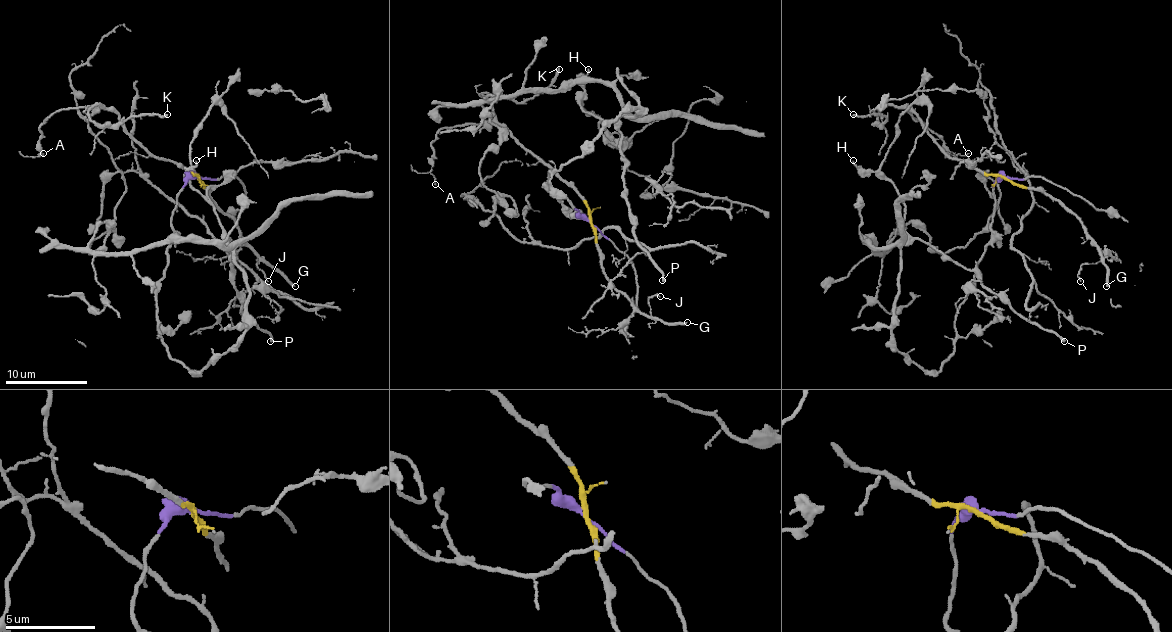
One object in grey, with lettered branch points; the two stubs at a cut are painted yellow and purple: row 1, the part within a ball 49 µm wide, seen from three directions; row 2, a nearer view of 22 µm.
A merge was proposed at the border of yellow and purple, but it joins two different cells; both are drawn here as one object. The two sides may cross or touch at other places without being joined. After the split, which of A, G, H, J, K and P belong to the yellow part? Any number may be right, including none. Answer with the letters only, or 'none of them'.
A, G, J, K

